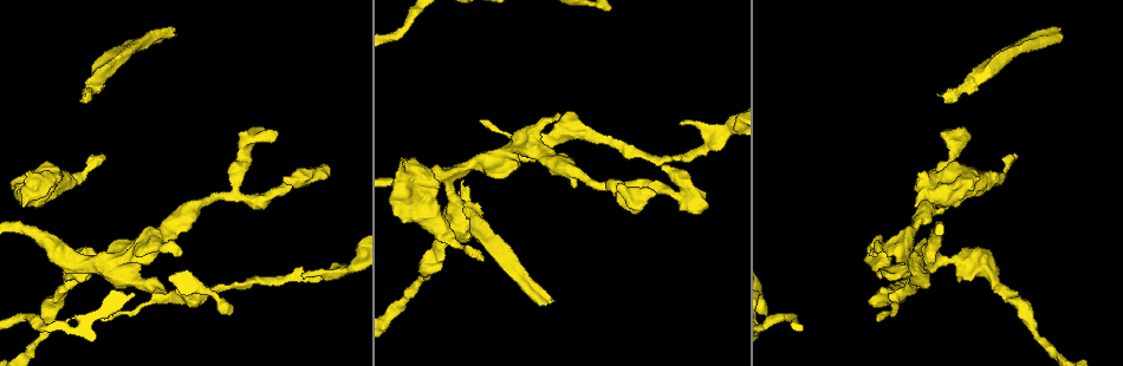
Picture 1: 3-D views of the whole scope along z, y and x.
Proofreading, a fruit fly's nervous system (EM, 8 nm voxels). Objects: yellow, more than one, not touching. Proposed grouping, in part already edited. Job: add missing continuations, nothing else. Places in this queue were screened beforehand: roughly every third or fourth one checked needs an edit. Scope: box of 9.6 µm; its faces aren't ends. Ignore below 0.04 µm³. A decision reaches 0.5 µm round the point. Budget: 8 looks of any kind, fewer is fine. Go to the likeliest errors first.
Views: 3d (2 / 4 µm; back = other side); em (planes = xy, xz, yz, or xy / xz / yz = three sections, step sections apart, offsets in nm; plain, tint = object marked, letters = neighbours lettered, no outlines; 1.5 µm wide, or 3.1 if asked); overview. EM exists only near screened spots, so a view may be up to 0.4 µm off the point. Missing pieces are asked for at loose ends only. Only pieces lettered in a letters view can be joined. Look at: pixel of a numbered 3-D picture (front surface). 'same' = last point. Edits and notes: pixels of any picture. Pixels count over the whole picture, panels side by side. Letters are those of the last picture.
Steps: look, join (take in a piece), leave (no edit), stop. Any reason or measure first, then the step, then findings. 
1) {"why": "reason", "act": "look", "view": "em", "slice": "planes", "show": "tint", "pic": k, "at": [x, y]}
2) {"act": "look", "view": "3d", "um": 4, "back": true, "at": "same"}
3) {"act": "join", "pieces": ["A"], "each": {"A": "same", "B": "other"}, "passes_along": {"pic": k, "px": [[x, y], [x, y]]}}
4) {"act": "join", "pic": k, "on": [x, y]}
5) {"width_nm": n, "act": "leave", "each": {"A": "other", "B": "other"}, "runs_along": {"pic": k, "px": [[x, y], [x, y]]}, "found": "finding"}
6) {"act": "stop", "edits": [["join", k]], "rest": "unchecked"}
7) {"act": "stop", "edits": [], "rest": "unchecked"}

{"why": "free end", "act": "look", "view": "3d", "um": 2, "pic": 1, "at": [173, 27]}

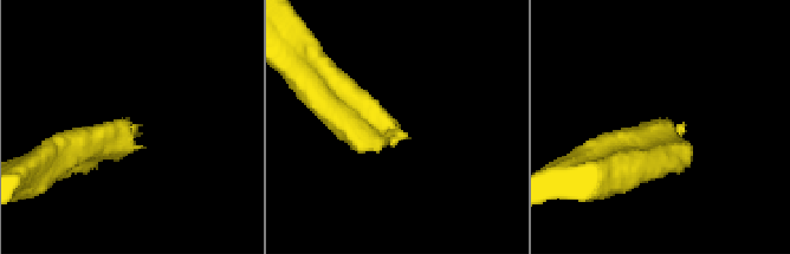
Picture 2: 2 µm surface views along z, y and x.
{"why": "now the EM", "act": "look", "view": "em", "slice": "planes", "show": "letters", "pic": 2, "at": [394, 144]}

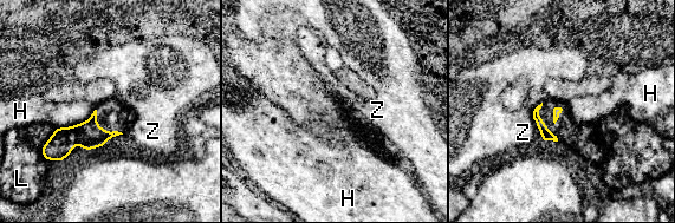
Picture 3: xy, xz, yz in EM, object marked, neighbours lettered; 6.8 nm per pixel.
{"act": "leave", "each": {"H": "other", "L": "other", "Z": "other"}, "border": {"pic": 3, "px": [[95, 109], [85, 120], [56, 128]]}, "found": "none of them fits"}

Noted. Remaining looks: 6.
{"why": "free end", "act": "look", "view": "3d", "um": 4, "back": true, "pic": 1, "at": [484, 259]}

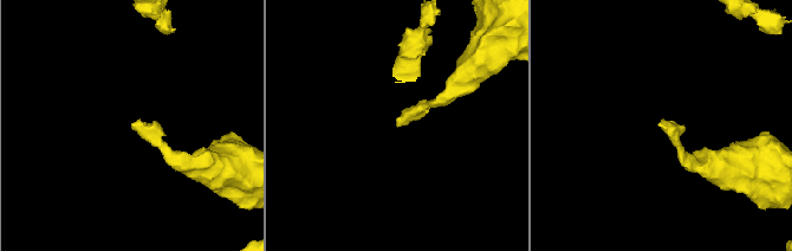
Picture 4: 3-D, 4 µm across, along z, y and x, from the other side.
{"why": "need the tissue", "act": "look", "view": "em", "slice": "planes", "show": "letters", "pic": 4, "at": [658, 124]}

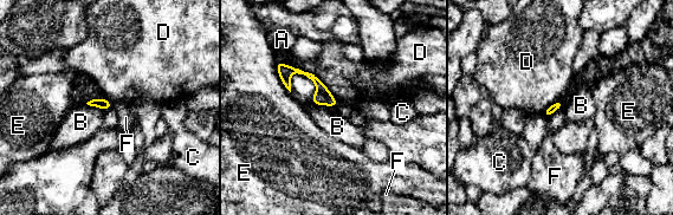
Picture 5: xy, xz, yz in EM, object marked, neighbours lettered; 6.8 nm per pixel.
{"act": "leave", "each": {"A": "other", "B": "other", "C": "other", "D": "other", "E": "other", "F": "other"}, "runs_along": {"pic": 5, "px": [[279, 65], [310, 76], [334, 103]]}, "found": "none of them fits"}

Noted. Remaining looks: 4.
{"why": "free end", "act": "look", "view": "em", "slice": "xy", "step": 4, "show": "tint", "pic": 1, "at": [482, 121]}

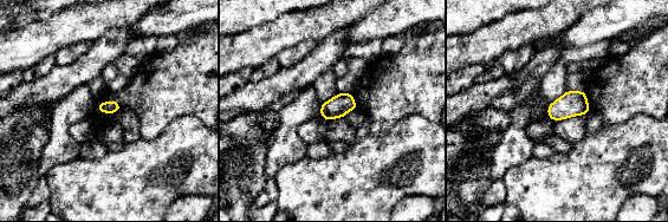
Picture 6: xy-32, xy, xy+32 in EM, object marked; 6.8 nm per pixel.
{"why": "cut it another way", "act": "look", "view": "em", "slice": "planes", "show": "letters", "at": "same"}

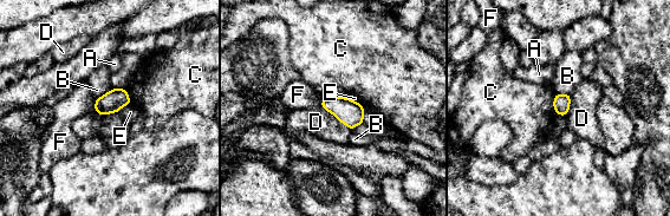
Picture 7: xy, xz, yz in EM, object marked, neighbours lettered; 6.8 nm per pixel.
{"width_nm": 120, "act": "leave", "each": {"A": "other", "B": "other", "C": "other", "D": "other", "E": "other", "F": "other"}, "border": {"pic": 7, "px": [[347, 96], [326, 96], [323, 98]]}, "found": "none of them fits"}

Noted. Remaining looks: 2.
{"act": "stop", "edits": [], "rest": "unchecked"}

